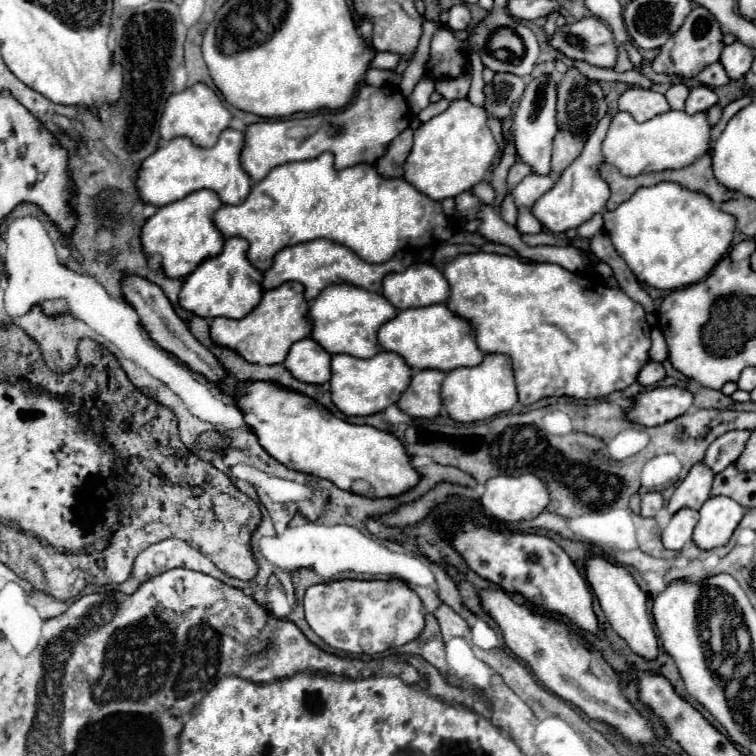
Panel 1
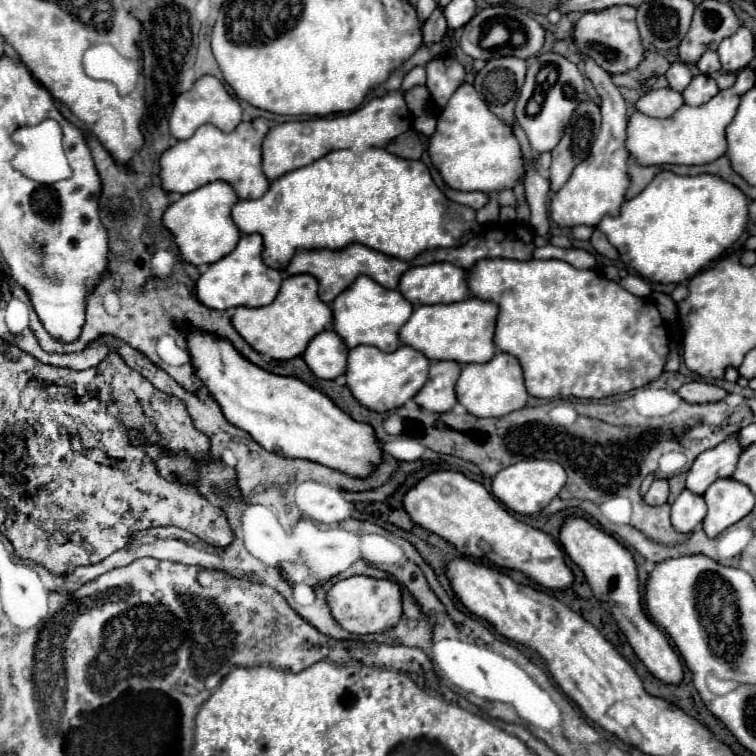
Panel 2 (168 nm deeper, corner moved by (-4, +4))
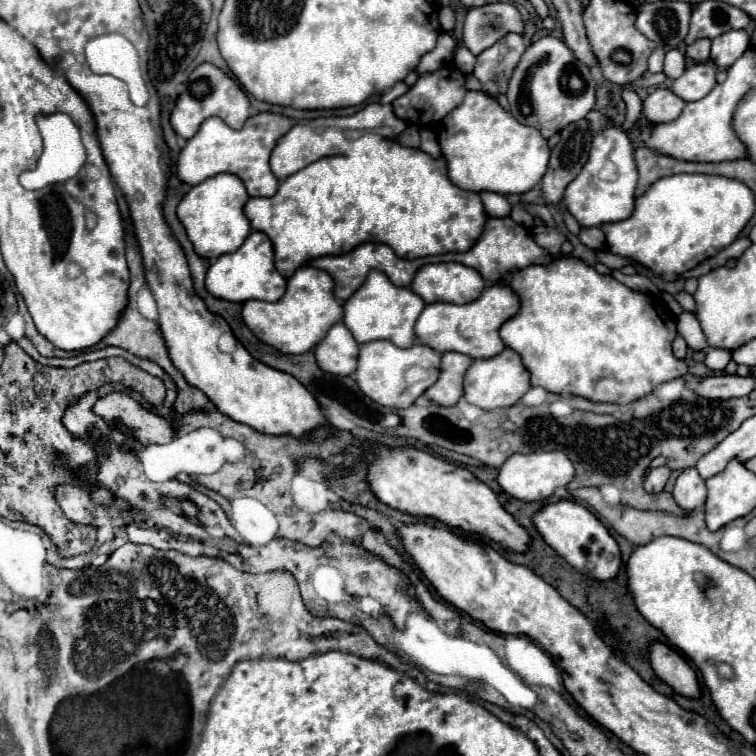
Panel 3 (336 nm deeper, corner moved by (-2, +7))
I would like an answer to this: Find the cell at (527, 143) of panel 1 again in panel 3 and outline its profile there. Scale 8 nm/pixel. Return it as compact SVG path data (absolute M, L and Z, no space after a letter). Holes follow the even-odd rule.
M541 37L529 45L511 73L507 85L507 101L511 115L523 125L535 127L545 139L561 131L573 121L583 119L595 105L595 81L589 65L577 61L573 51L557 37Z

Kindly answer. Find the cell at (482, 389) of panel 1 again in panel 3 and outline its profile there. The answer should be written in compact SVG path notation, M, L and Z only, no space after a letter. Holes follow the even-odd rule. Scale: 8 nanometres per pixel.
M505 349L503 353L491 357L491 359L475 359L465 373L465 399L481 409L511 407L529 389L531 389L529 371L525 369L521 357L513 349Z

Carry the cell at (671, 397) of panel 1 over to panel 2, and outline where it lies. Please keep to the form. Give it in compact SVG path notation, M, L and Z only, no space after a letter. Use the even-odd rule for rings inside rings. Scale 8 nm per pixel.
M689 382L689 384L683 384L677 394L687 400L687 402L693 402L693 404L705 404L705 402L717 402L717 400L723 400L727 396L727 392L719 386L713 386L713 384L707 384L707 382Z

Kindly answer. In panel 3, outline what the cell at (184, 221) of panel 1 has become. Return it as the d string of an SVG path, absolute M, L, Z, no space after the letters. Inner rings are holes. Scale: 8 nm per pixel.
M219 173L203 183L195 185L179 203L177 217L187 229L187 235L197 251L205 259L217 259L225 253L233 253L251 233L251 223L243 213L245 203L249 201L247 189L237 175Z

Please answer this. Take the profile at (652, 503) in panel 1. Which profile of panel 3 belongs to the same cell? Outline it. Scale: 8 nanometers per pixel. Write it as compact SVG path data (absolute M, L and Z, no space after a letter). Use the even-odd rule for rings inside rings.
M665 465L657 467L657 469L647 469L645 471L645 491L649 491L649 493L663 491L669 475L671 475L671 469Z

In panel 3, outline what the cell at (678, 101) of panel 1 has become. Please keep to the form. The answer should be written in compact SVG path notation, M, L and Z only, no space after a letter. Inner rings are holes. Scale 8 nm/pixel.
M677 49L667 51L663 73L665 73L669 79L677 79L677 77L681 77L683 71L685 71L685 55L683 55L681 51L677 51Z

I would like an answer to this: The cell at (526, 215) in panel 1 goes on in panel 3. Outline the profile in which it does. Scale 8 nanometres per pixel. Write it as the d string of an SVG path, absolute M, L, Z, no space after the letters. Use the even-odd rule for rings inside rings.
M507 33L493 47L479 53L473 75L481 81L483 93L491 97L505 93L511 71L515 69L523 53L525 53L525 43L523 37L517 33Z

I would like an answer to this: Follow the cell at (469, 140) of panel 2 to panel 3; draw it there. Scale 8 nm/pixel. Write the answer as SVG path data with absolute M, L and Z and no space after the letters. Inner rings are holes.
M467 91L463 103L453 109L441 123L439 123L439 131L437 131L437 139L441 145L441 153L447 159L447 167L449 167L449 179L467 191L493 191L493 193L501 193L501 195L511 195L511 193L525 193L531 187L535 187L545 171L547 171L547 163L549 163L549 145L547 139L541 137L541 133L533 127L521 125L509 111L505 111L493 97L481 93L481 91Z

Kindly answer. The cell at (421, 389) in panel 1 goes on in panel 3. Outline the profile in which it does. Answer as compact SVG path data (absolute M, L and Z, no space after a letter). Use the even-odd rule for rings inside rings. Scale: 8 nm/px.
M455 351L445 353L441 359L441 375L437 383L433 383L423 395L443 407L455 405L463 395L463 377L471 363L473 359L469 355Z

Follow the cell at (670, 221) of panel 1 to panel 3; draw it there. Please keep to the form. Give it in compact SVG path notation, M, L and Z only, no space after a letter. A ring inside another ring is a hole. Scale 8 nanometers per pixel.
M671 175L657 179L645 195L637 197L635 211L629 219L617 221L617 223L605 223L601 225L607 249L615 255L629 257L645 267L649 267L653 273L663 277L665 281L675 281L681 273L697 267L705 259L717 255L721 249L729 247L741 229L747 225L747 221L753 217L755 211L755 197L753 191L737 179L721 177L721 175Z

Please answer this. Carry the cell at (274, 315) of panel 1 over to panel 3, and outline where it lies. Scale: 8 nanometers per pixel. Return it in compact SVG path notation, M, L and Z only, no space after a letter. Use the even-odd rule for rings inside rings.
M303 265L303 267L297 269L295 275L287 281L287 291L285 291L285 295L283 295L279 301L275 301L275 303L269 303L269 301L247 301L247 303L243 305L241 315L243 315L245 325L247 325L247 327L255 333L255 337L261 339L263 343L267 343L267 345L279 349L281 353L293 353L293 355L297 355L297 353L307 353L307 351L311 351L311 349L321 341L321 337L325 337L325 333L327 333L335 323L339 323L339 321L343 319L343 305L341 305L341 301L337 301L333 289L335 289L335 281L333 281L333 277L331 277L329 273L325 273L325 271L321 271L321 269L313 269L311 265Z

